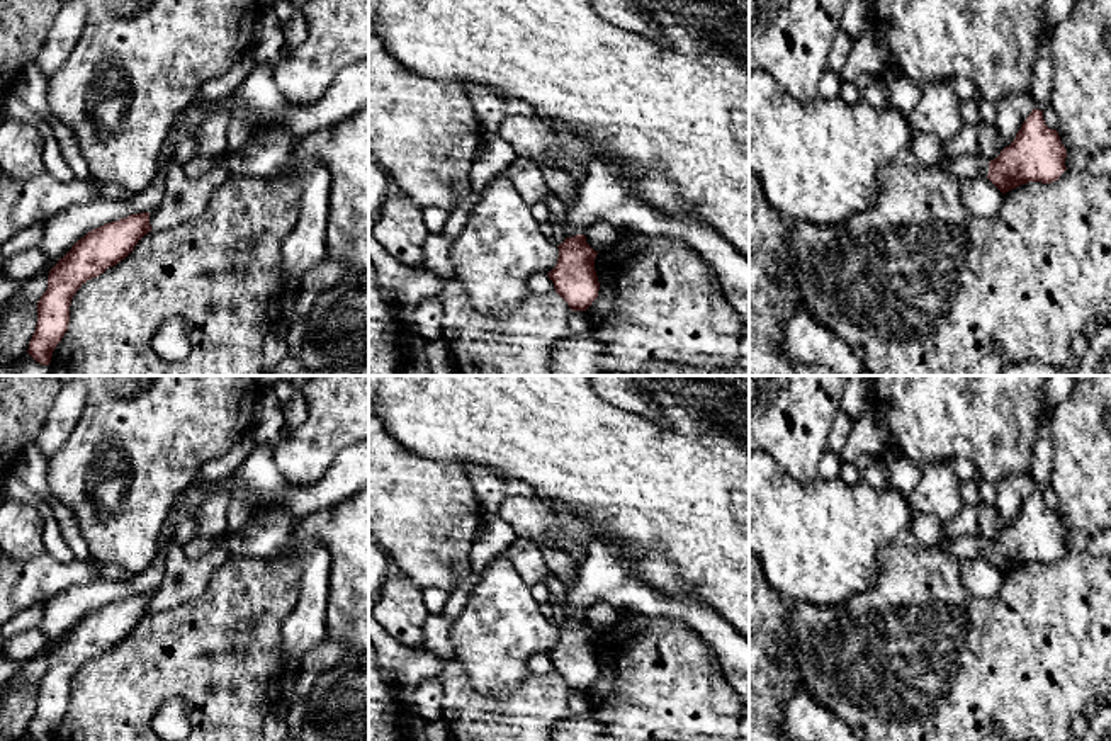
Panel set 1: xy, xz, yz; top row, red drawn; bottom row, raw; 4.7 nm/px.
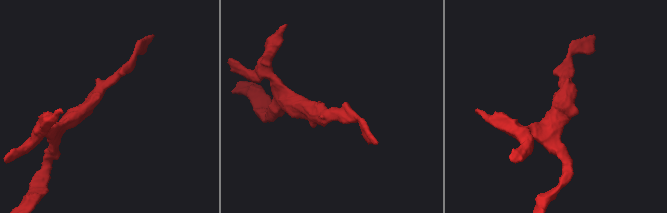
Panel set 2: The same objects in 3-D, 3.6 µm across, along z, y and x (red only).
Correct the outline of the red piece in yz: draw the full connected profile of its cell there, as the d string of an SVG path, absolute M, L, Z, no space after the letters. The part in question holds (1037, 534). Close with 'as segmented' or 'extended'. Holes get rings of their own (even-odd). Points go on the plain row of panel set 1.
M1048 376L1043 403L1045 415L1040 421L1038 437L1033 447L1031 472L1035 489L1023 503L1014 522L990 542L982 537L939 539L936 547L958 561L987 557L1002 574L1028 564L1052 564L1067 551L1067 530L1057 510L1045 505L1043 491L1050 486L1053 449L1050 427L1055 408L1069 398L1075 384L1074 376Z; extended

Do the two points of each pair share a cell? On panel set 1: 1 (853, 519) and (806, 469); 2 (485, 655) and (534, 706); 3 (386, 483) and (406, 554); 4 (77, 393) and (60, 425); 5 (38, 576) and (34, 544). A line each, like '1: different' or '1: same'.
1: different
2: different
3: same
4: same
5: different

